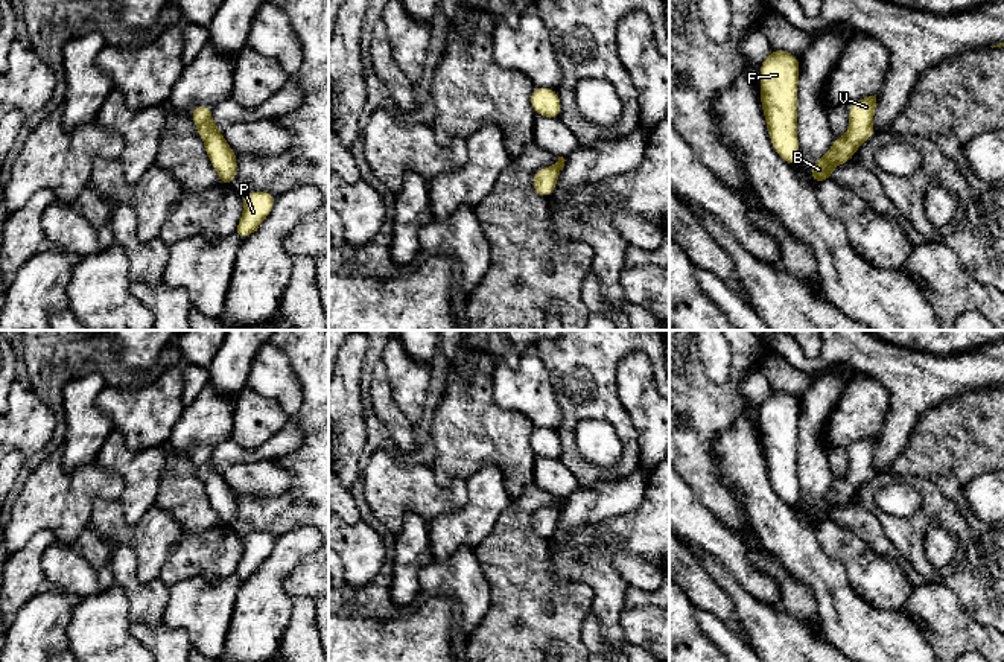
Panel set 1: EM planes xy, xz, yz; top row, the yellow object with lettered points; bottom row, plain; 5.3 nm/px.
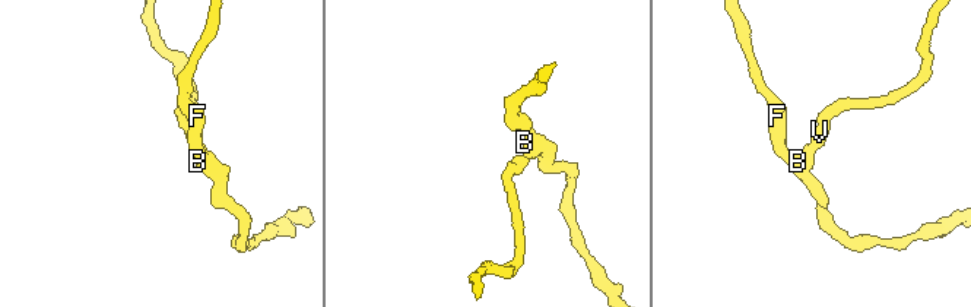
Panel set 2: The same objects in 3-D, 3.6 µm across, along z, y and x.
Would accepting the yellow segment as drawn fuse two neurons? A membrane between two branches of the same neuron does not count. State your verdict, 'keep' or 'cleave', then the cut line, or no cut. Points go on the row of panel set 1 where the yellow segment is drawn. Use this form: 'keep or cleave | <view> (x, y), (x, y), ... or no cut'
keep | no cut

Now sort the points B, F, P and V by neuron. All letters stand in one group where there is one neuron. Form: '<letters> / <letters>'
B F P V

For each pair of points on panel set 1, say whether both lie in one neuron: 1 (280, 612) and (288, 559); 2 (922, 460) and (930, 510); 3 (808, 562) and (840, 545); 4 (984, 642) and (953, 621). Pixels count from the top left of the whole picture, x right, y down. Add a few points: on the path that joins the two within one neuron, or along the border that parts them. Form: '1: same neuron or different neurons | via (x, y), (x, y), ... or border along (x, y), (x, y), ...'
1: same neuron | via (276, 598), (276, 572)
2: different neurons | border along (890, 472), (899, 478), (925, 477), (951, 501)
3: different neurons | border along (814, 527), (817, 542), (841, 565), (848, 580)
4: same neuron | via (977, 638), (968, 636), (960, 629)

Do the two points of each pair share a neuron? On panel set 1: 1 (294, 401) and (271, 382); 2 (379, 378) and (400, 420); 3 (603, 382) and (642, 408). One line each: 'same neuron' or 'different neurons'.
1: same neuron
2: same neuron
3: different neurons

